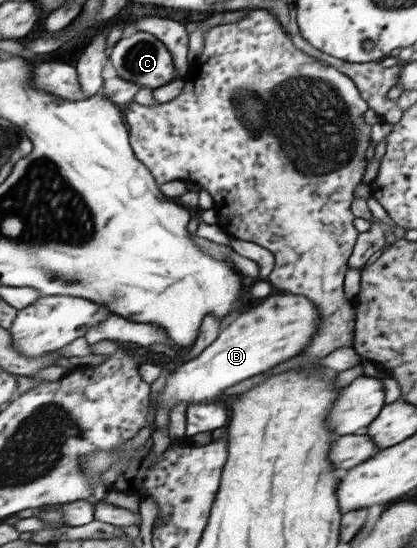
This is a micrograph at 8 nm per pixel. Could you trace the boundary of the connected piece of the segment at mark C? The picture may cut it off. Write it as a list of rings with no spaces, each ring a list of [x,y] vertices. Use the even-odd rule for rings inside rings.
[[[137,31],[130,37],[118,40],[111,53],[111,61],[117,75],[122,81],[130,81],[138,86],[144,86],[154,90],[175,80],[172,54],[164,47],[164,44],[154,35],[143,31]]]

